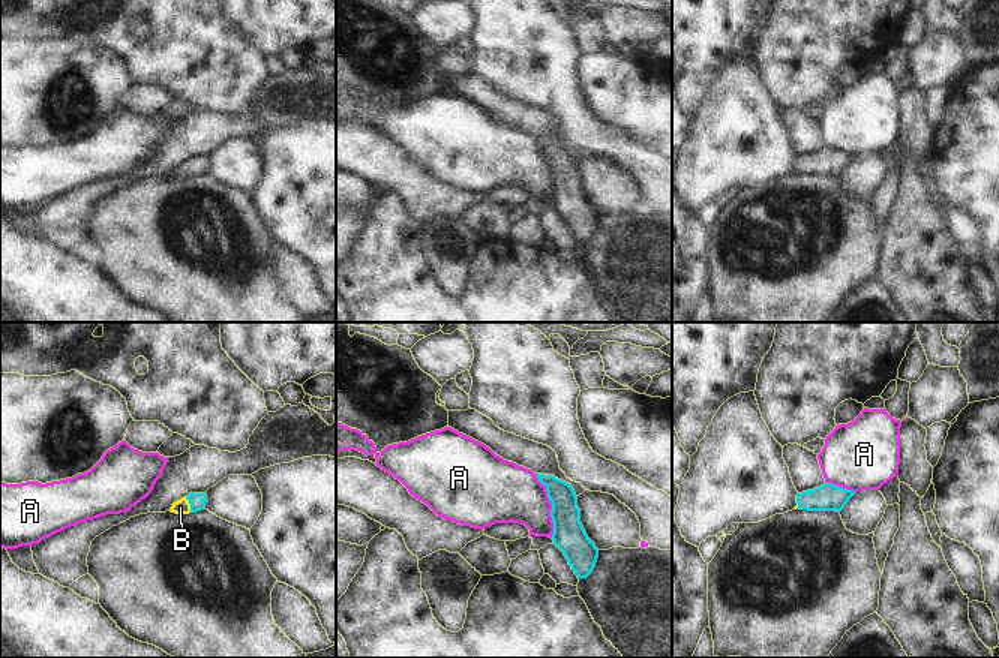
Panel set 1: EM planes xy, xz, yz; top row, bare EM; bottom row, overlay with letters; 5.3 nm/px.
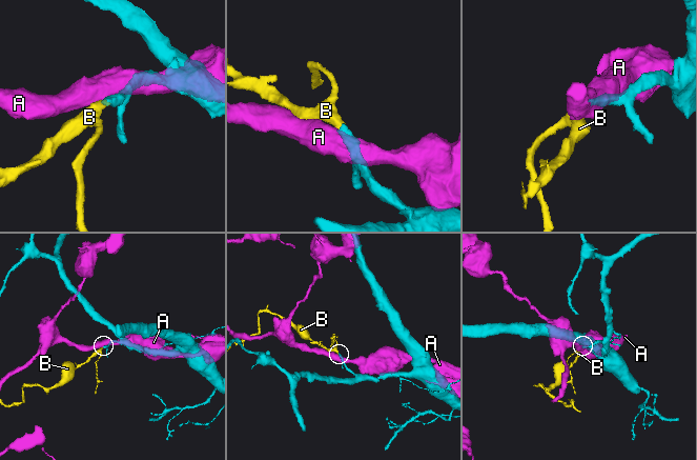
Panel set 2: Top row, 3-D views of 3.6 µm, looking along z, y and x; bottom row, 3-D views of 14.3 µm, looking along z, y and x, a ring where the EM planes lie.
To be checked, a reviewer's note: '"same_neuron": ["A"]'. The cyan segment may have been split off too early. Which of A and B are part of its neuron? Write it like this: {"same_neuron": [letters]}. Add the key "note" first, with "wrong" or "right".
{"note": "wrong", "same_neuron": ["B"]}

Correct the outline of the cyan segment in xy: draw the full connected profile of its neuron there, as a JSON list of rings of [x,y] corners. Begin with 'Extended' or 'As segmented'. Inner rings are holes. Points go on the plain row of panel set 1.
Extended. [[[189,157],[188,160],[174,166],[170,175],[176,178],[196,177],[206,172],[206,166],[207,166],[206,157]]]

